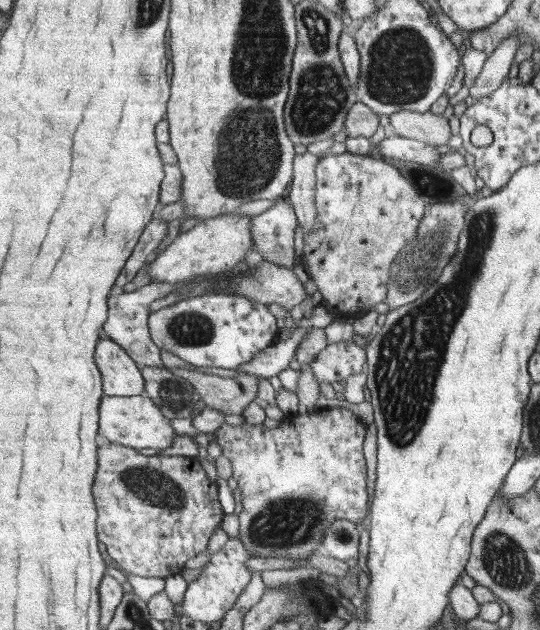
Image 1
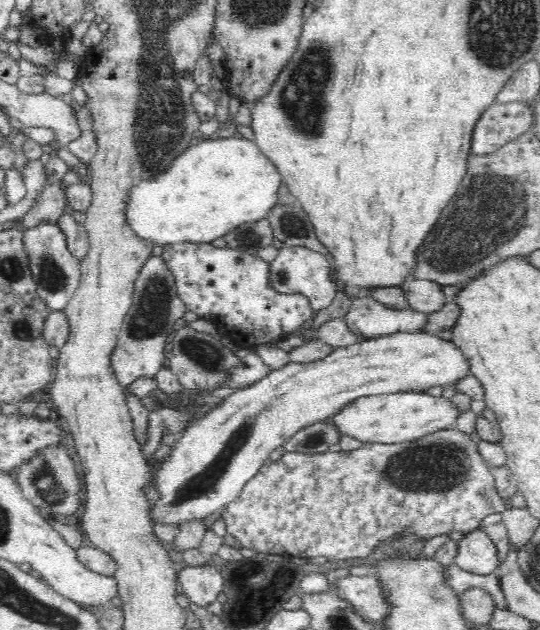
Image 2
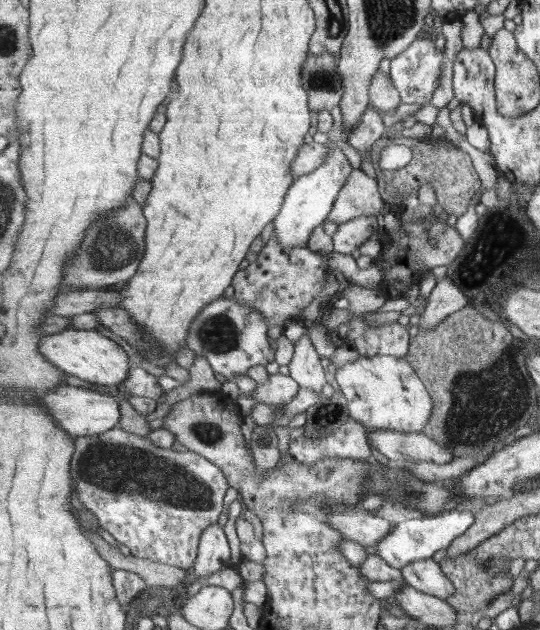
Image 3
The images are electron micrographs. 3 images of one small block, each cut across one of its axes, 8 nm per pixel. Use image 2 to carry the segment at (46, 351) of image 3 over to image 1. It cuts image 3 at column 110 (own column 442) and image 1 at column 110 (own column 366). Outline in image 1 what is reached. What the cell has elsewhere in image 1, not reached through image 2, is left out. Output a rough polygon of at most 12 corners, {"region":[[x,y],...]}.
{"region":[[104,336],[95,358],[105,395],[144,393],[141,367]]}

